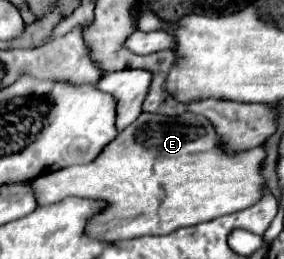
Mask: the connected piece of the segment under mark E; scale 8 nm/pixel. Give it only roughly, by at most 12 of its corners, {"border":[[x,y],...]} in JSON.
{"border":[[140,115],[94,161],[34,179],[38,207],[102,201],[102,243],[260,199],[262,147],[202,115]]}

